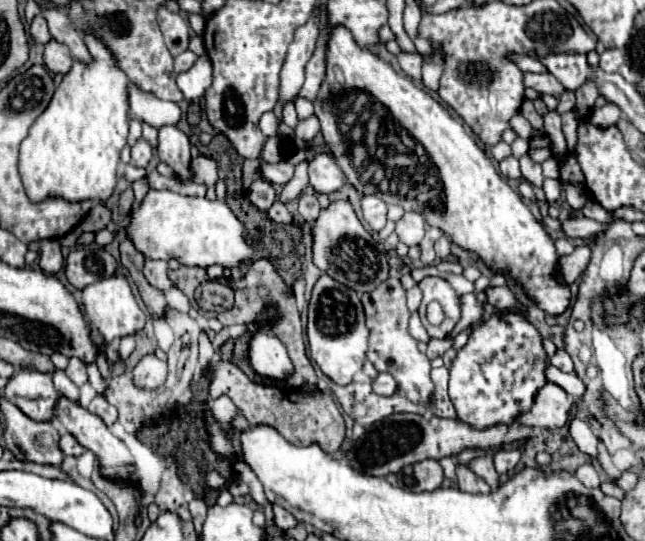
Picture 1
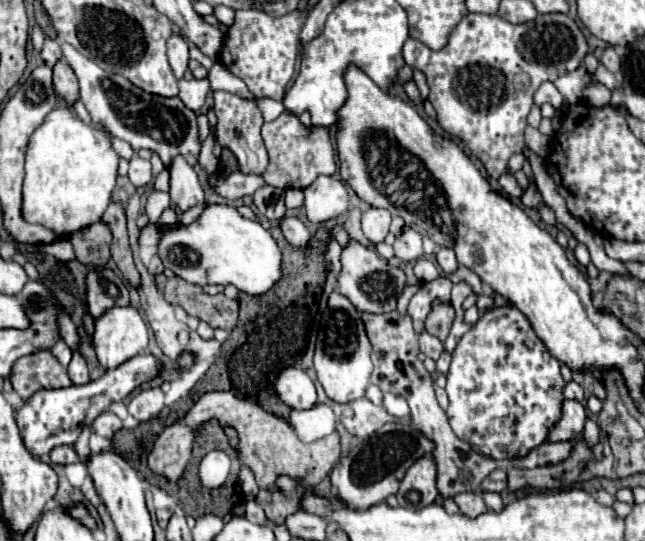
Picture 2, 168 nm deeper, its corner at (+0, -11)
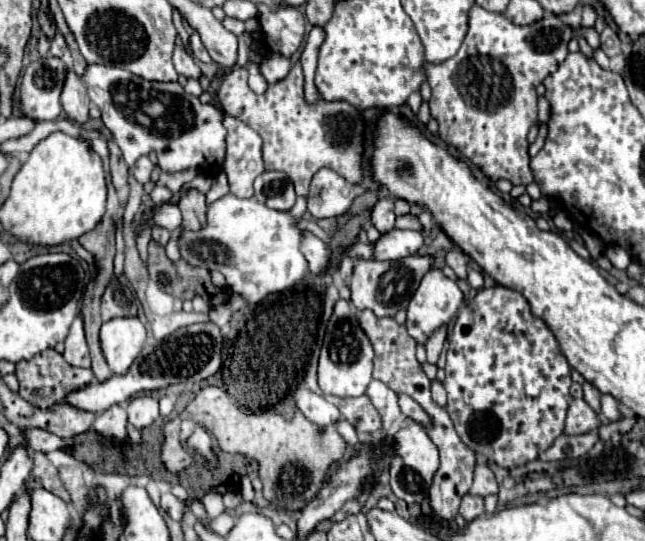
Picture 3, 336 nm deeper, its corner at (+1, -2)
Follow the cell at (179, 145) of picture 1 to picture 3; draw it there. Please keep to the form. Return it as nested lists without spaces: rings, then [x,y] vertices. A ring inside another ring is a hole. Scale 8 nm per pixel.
[[[190,189],[182,201],[180,201],[180,211],[182,211],[182,227],[186,231],[200,231],[200,227],[204,227],[206,223],[206,199],[202,193],[198,193],[196,189]]]

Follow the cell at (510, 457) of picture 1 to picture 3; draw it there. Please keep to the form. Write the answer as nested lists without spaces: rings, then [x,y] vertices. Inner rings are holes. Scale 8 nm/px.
[[[476,465],[470,495],[486,497],[486,495],[496,495],[496,493],[498,493],[498,483],[496,483],[496,477],[490,471],[490,467],[488,465]]]

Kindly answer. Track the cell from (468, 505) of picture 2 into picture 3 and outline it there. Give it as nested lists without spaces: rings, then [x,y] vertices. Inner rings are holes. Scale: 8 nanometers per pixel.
[[[464,495],[462,505],[460,505],[460,515],[466,521],[472,521],[472,519],[484,515],[484,499],[476,497],[476,495]]]

